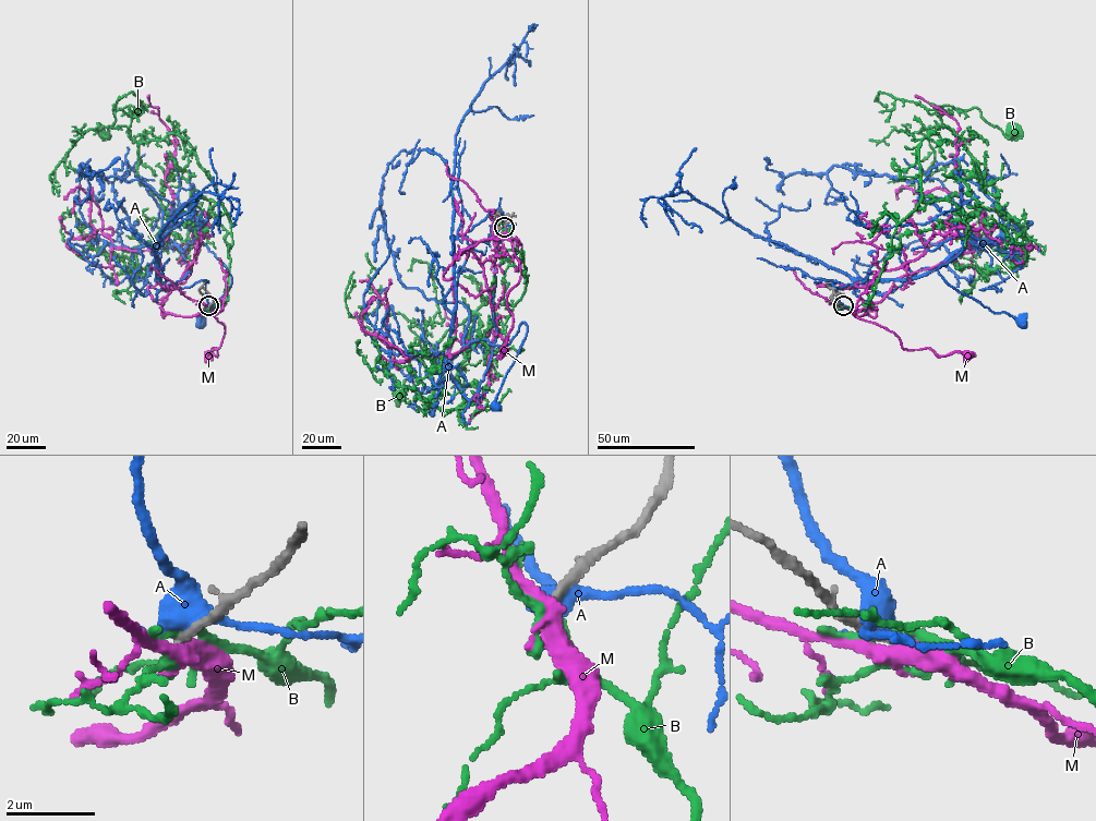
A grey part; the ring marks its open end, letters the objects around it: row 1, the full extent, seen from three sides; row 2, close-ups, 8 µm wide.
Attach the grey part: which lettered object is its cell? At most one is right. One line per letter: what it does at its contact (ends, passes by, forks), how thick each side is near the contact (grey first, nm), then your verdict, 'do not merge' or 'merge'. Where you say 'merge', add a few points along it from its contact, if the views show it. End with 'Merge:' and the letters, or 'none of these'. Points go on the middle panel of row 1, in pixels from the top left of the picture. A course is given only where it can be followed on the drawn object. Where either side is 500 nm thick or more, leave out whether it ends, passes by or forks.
A: it forks there; 280 nm thick on the grey side, 420 nm on the other; do not merge
B: it forks there; 240 nm thick on the grey side, 130 nm on the other; do not merge
M: it passes by; 220 nm thick on the grey side, 400 nm on the other; merge; it runs (504, 226), (506, 231), (493, 238), (512, 243), (520, 278), (507, 297), (513, 326), (502, 352)
Merge: M

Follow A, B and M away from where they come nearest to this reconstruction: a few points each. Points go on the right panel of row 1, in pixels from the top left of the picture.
A: (842, 305), (824, 279), (842, 288), (925, 276), (973, 241), (955, 221), (963, 249), (938, 272), (1022, 321)
B: (842, 305), (865, 308), (895, 226), (919, 203), (920, 141), (961, 143), (937, 109), (977, 107), (1013, 131)
M: (842, 306), (859, 318), (894, 333), (905, 349), (929, 348), (937, 354), (963, 351), (968, 357)

